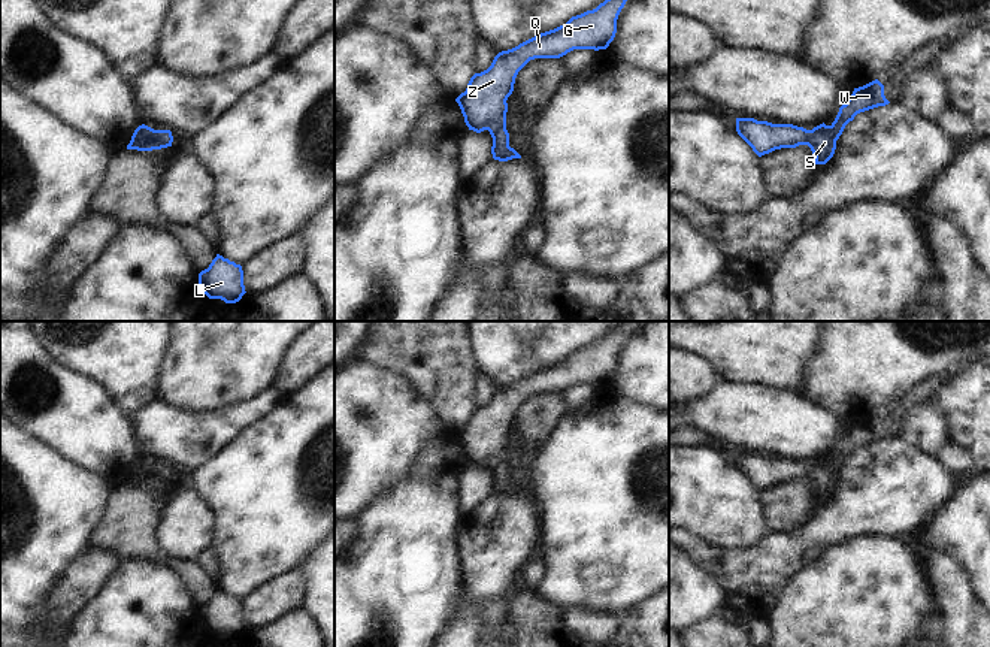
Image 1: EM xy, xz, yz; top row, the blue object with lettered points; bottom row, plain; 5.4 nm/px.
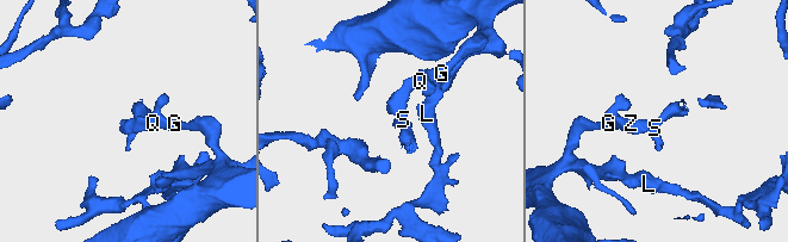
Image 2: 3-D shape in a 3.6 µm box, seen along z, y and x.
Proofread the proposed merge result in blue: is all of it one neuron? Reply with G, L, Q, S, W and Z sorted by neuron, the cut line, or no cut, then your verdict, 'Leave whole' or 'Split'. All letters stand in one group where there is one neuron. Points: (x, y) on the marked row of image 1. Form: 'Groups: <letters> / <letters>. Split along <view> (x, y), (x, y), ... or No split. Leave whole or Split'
Groups: G L Q S W Z. No split. Leave whole.

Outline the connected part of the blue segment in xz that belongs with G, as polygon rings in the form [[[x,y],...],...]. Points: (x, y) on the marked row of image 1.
[[[605,0],[596,9],[572,16],[566,24],[541,33],[518,46],[499,52],[491,66],[475,73],[458,103],[469,130],[488,130],[494,160],[521,158],[509,146],[508,97],[518,72],[535,58],[560,58],[573,49],[606,49],[617,33],[617,19],[627,0]]]

